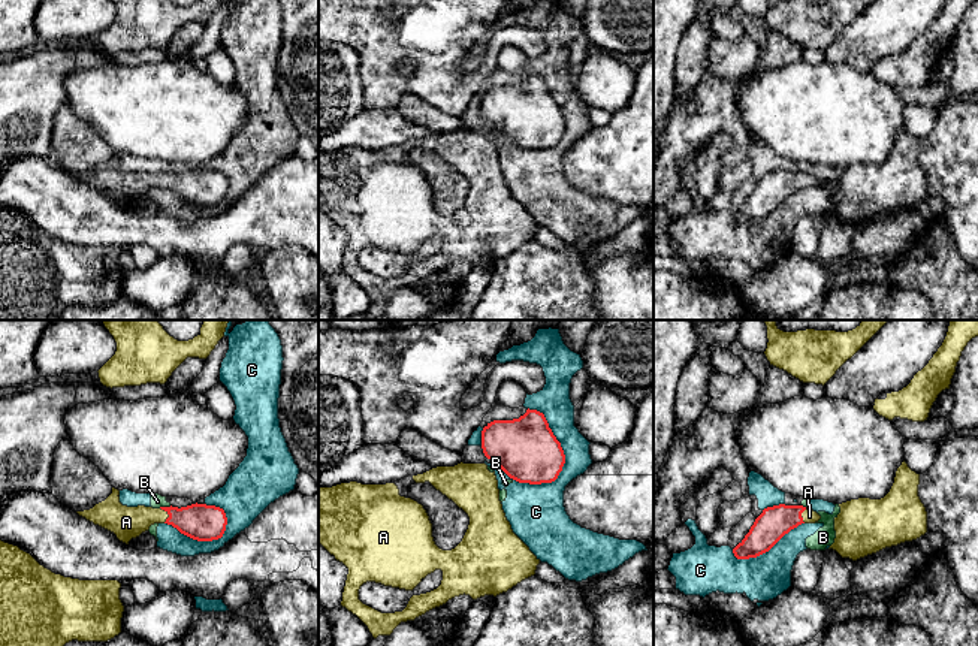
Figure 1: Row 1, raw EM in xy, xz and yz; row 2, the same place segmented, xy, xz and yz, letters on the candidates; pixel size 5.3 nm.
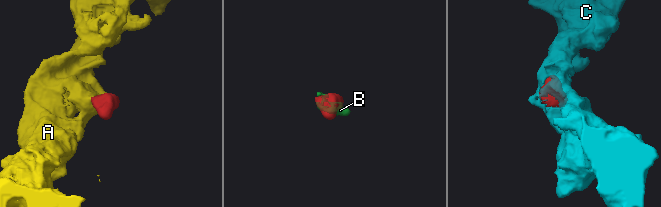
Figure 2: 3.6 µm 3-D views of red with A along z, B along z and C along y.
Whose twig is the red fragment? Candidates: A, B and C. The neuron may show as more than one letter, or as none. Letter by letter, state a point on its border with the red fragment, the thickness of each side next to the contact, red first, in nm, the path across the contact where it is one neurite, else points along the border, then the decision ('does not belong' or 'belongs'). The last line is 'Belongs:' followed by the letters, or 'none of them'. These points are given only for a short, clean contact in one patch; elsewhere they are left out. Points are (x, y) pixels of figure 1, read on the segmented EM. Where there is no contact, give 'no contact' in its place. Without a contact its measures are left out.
A: xy (168, 513) | 200/180 nm | across xy (201, 522), (168, 513), (126, 522) | belongs
B: xy (165, 507) | 200/70 nm | along xy (171, 506), (159, 507) | does not belong
C: xz (558, 441) | 340/180 nm | does not belong
Belongs: A

